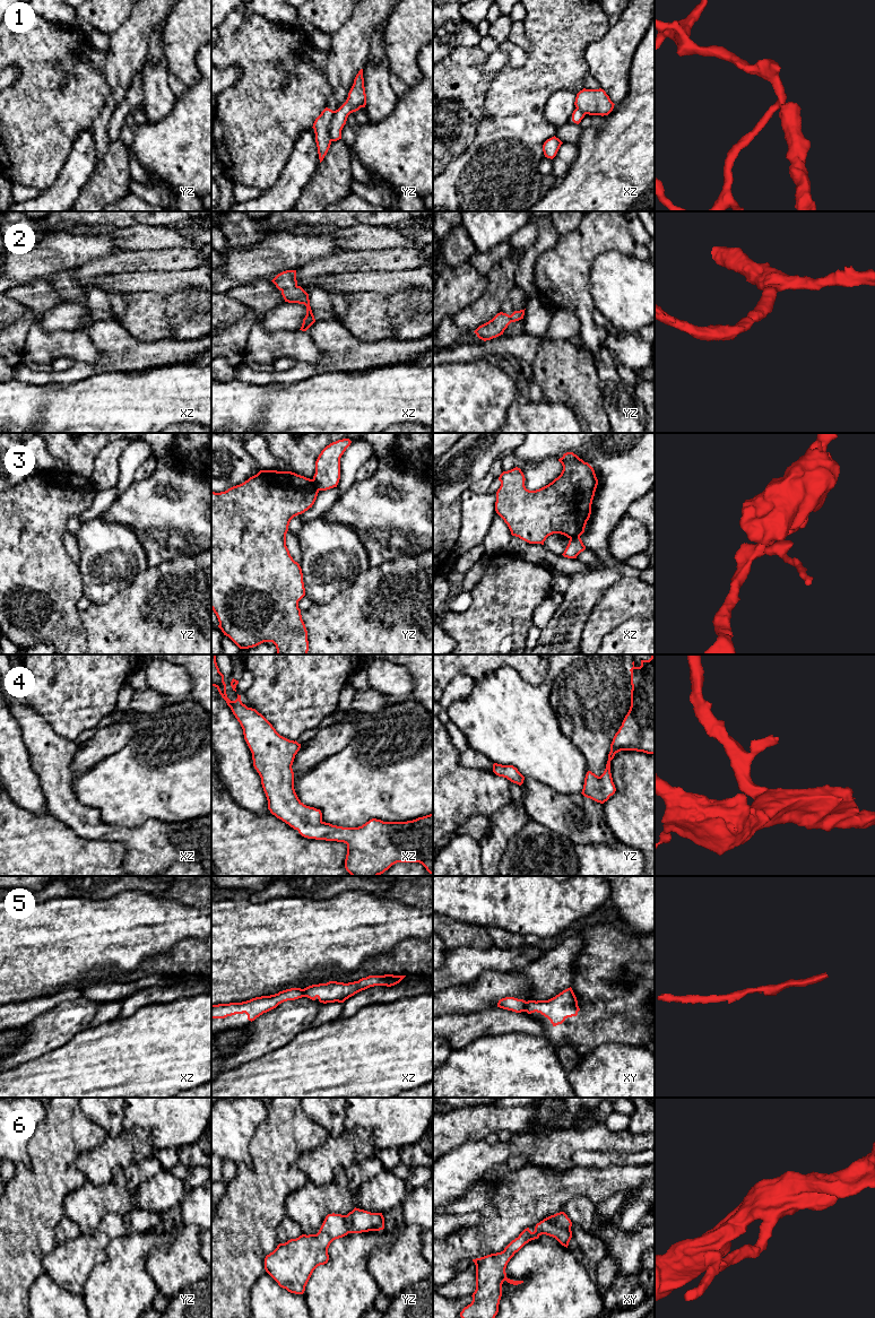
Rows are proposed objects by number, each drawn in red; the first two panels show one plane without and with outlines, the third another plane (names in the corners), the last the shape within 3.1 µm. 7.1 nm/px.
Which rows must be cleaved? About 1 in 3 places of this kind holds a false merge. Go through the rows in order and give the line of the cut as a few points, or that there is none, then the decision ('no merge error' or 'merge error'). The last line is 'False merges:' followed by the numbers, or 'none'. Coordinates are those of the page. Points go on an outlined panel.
1: cut in yz along (335, 111), (331, 118), (330, 140); merge error
2: no cut; no merge error
3: cut in yz along (312, 479), (318, 491); merge error
4: no cut; no merge error
5: cut in xy along (527, 1002), (523, 1011); merge error
6: no cut; no merge error
False merges: 1, 3, 5

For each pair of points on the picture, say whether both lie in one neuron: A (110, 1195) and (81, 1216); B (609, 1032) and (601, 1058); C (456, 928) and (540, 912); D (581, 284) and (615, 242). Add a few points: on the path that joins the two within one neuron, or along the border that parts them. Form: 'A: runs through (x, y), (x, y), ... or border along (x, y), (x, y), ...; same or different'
A: runs through (103, 1199), (96, 1206), (92, 1206), (88, 1210); same
B: border along (632, 1045), (603, 1043), (582, 1056); different
C: border along (449, 918), (486, 928); different
D: runs through (582, 270), (582, 261), (601, 242); same

